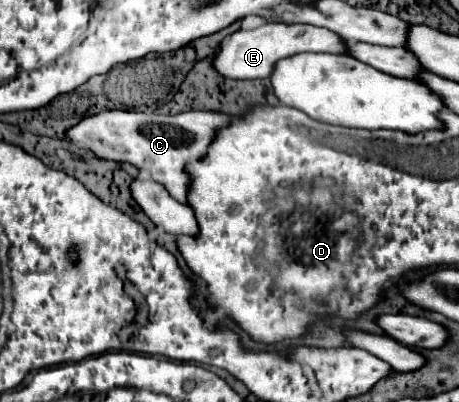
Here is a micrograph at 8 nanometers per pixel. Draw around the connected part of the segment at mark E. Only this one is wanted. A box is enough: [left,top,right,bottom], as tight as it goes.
[213,22,347,80]

